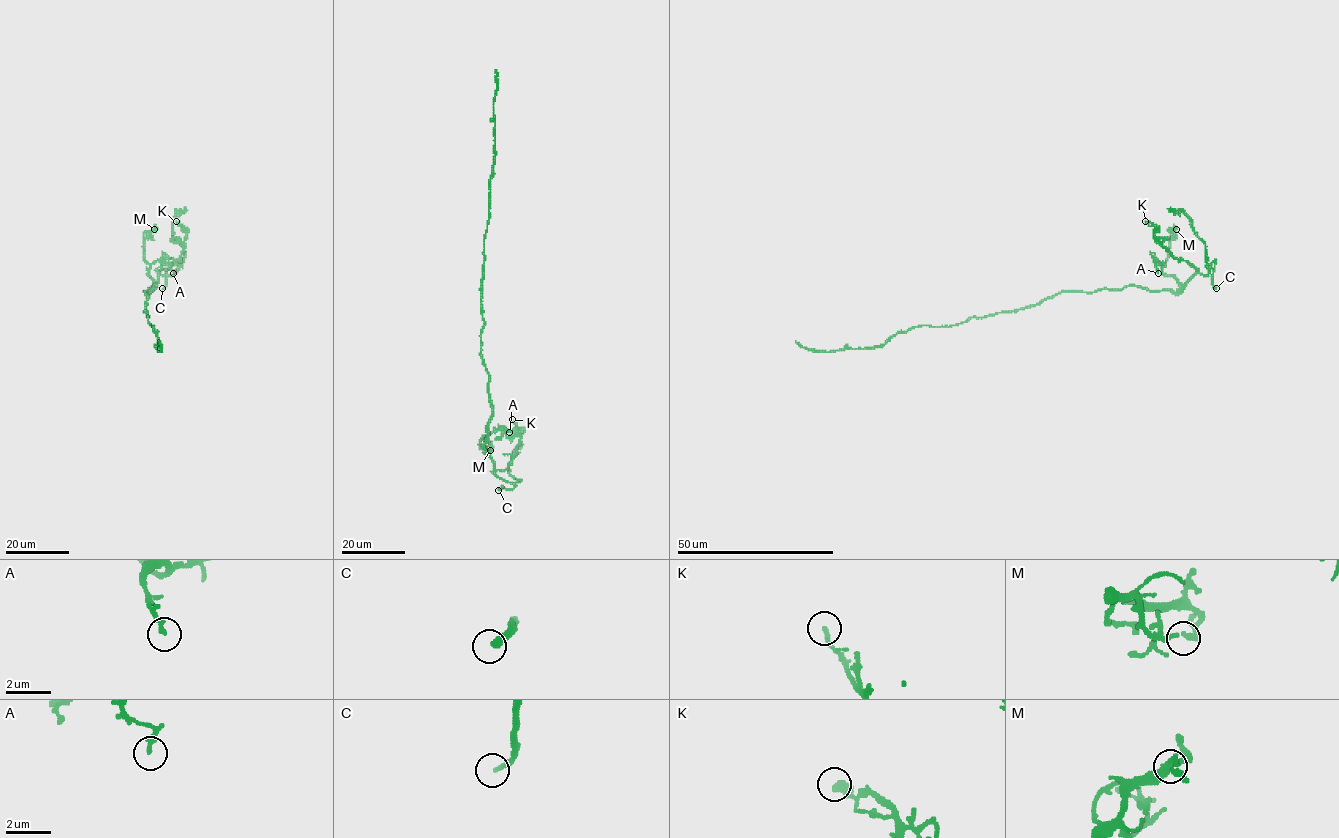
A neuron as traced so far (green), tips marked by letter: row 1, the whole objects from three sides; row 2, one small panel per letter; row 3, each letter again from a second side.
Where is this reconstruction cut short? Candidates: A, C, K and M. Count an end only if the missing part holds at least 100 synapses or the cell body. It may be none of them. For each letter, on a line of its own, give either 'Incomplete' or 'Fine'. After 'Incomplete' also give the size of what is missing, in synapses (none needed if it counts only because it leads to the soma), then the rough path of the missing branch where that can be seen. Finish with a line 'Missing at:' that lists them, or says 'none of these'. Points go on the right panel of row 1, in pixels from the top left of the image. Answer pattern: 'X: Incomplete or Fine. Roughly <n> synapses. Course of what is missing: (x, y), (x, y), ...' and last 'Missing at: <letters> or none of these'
A: Fine
C: Incomplete. Roughly 350 synapses
K: Fine
M: Fine
Missing at: C

